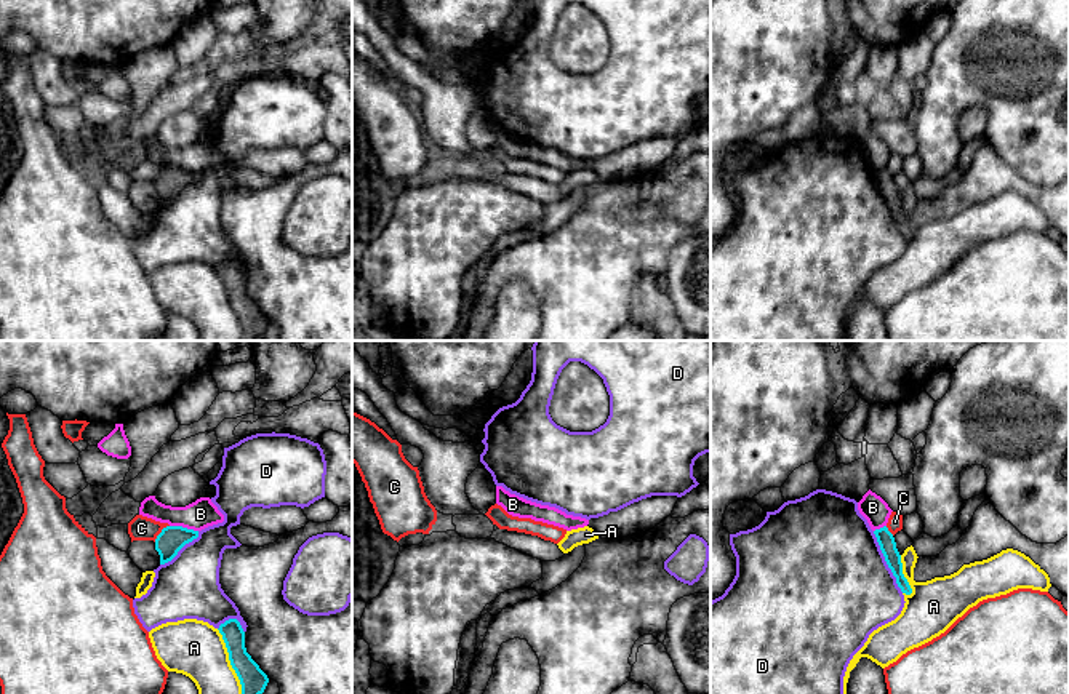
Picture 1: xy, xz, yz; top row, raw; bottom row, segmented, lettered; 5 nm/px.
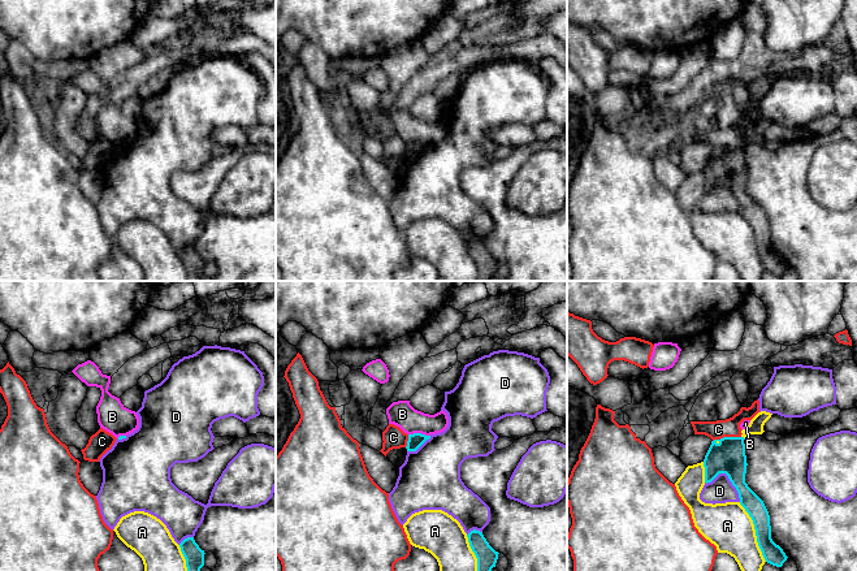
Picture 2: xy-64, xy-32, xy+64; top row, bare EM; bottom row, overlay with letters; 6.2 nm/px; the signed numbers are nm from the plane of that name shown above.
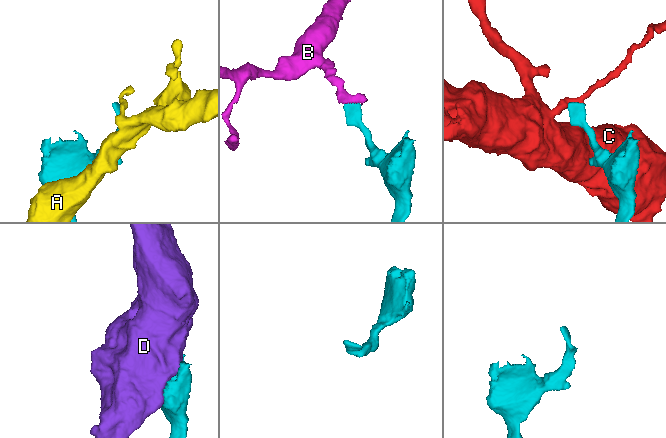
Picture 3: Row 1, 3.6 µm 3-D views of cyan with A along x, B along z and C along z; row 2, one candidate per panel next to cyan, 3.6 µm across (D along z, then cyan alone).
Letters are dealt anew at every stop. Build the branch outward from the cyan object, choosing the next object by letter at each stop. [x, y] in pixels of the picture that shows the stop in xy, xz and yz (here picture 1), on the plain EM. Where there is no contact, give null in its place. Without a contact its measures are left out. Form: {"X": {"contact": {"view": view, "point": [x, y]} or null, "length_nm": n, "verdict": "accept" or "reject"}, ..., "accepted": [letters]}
{"A": {"contact": {"view": "xy", "point": [231, 306]}, "length_nm": 380, "verdict": "reject"}, "B": {"contact": {"view": "xy", "point": [184, 170]}, "length_nm": 150, "verdict": "reject"}, "C": {"contact": {"view": "xy", "point": [160, 175]}, "length_nm": 120, "verdict": "reject"}, "D": {"contact": {"view": "yz", "point": [885, 202]}, "length_nm": 340, "verdict": "reject"}, "accepted": []}

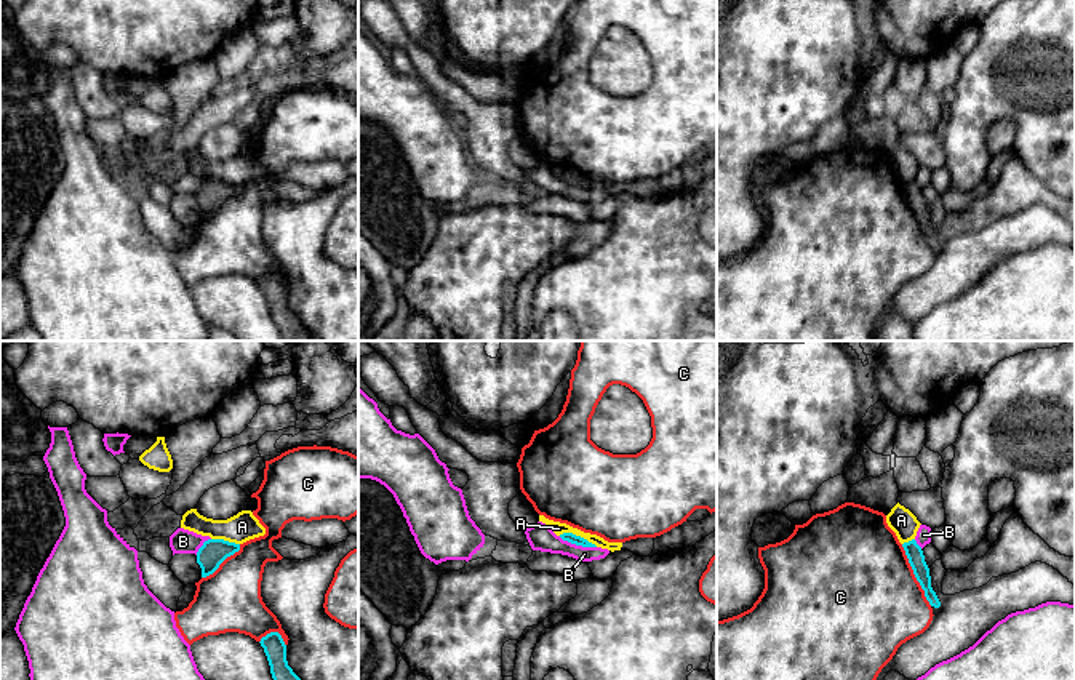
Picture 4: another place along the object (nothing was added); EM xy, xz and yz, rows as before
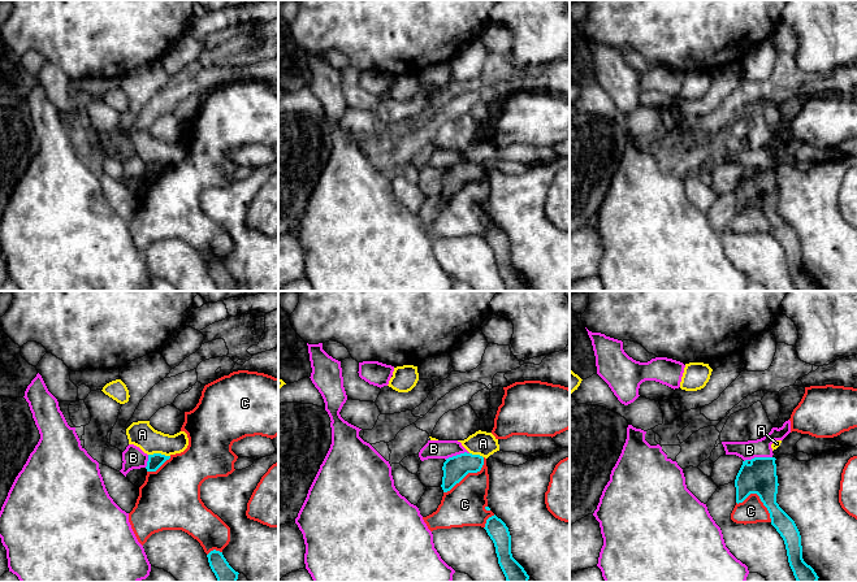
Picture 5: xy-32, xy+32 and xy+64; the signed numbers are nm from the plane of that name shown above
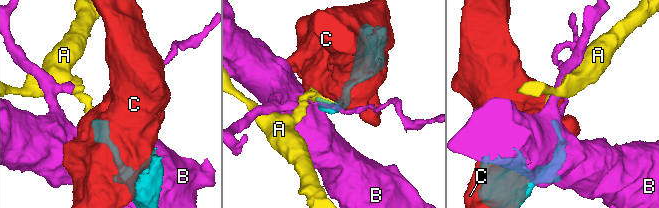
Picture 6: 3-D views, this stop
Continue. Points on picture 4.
{"A": {"contact": {"view": "xz", "point": [578, 178]}, "length_nm": 200, "verdict": "reject"}, "B": {"contact": {"view": "xz", "point": [578, 186]}, "length_nm": 200, "verdict": "reject"}, "C": {"contact": {"view": "yz", "point": [914, 215]}, "length_nm": 340, "verdict": "reject"}, "accepted": []}

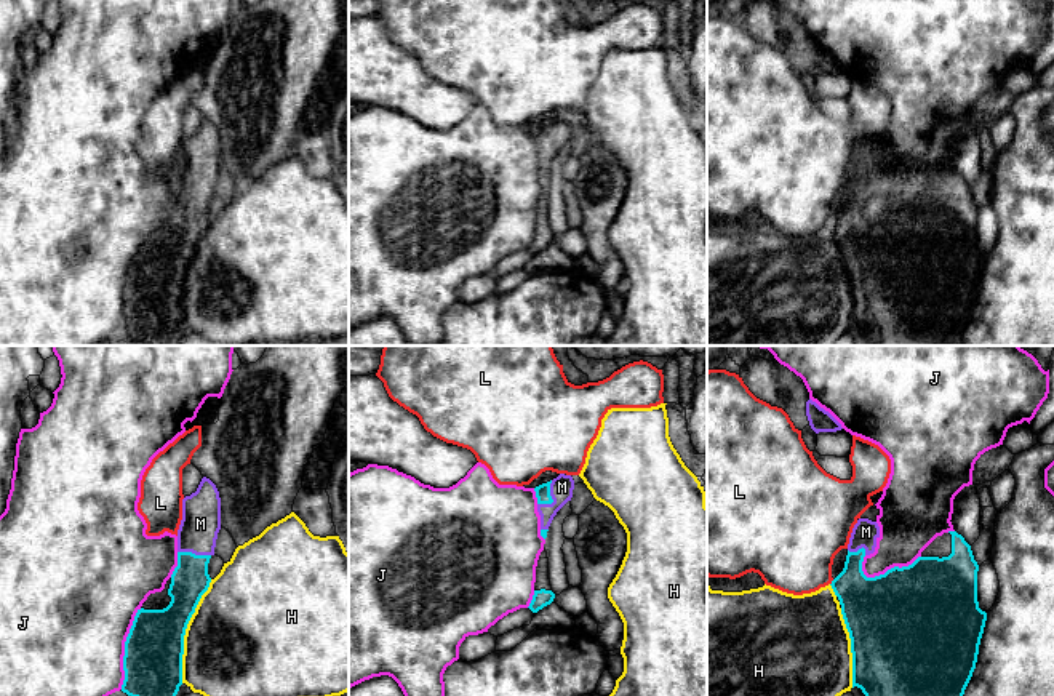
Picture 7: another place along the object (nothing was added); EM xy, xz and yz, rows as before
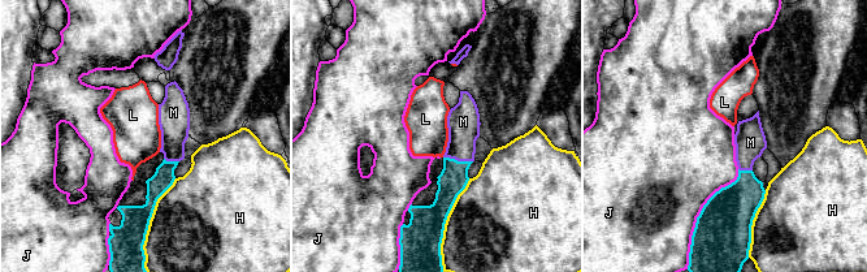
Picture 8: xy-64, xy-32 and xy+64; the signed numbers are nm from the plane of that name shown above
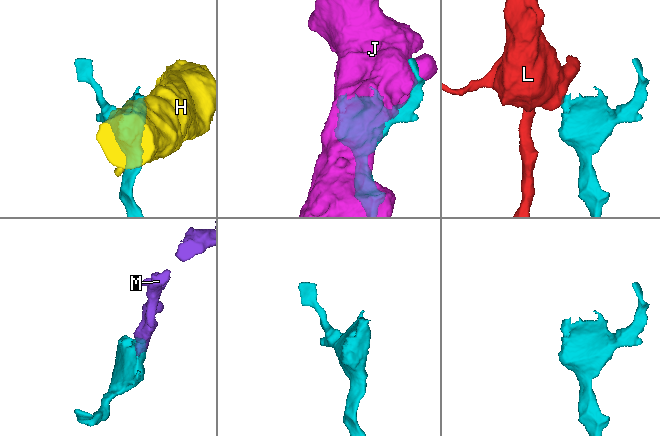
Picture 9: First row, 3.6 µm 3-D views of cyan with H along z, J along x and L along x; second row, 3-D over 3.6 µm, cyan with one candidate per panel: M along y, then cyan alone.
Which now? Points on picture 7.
{"H": {"contact": {"view": "xy", "point": [184, 272]}, "length_nm": 550, "verdict": "reject"}, "J": {"contact": {"view": "xy", "point": [125, 290]}, "length_nm": 420, "verdict": "reject"}, "L": {"contact": {"view": "yz", "point": [832, 224]}, "length_nm": 40, "verdict": "reject"}, "M": {"contact": {"view": "xz", "point": [550, 140]}, "length_nm": 150, "verdict": "accept"}, "accepted": ["M"]}

